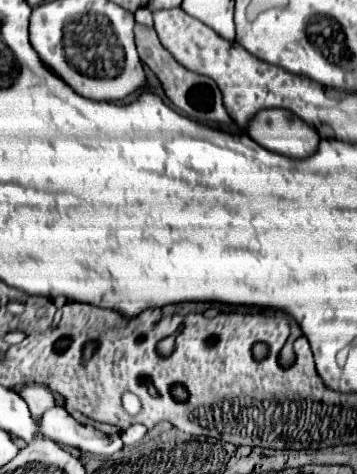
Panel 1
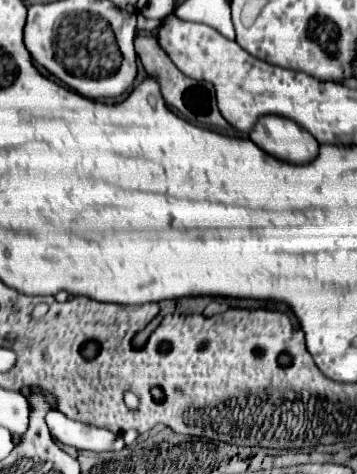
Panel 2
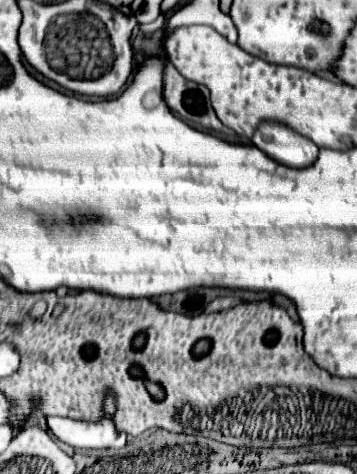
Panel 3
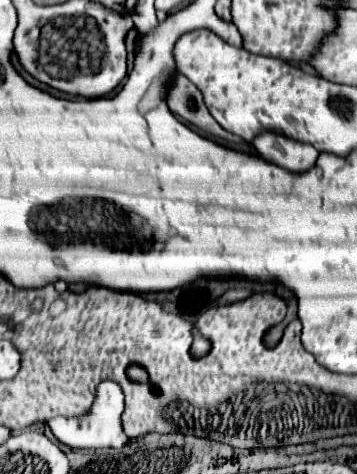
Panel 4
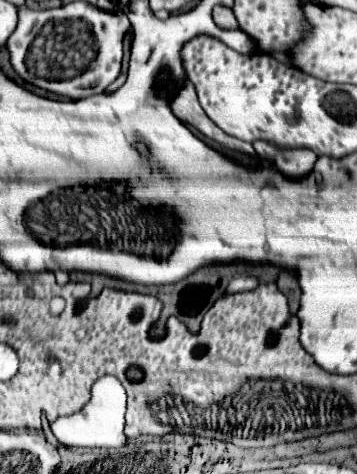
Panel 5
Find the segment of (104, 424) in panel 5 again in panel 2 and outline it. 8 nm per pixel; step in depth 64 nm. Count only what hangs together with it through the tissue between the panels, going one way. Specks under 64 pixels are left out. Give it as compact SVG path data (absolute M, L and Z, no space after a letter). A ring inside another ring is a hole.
M50 410L46 414L46 424L50 434L68 446L74 446L78 450L90 450L90 452L108 452L108 450L122 450L124 448L124 440L116 434L112 434L110 430L104 428L96 428L96 426L88 426L76 420L70 420L68 416L64 416L60 410Z

